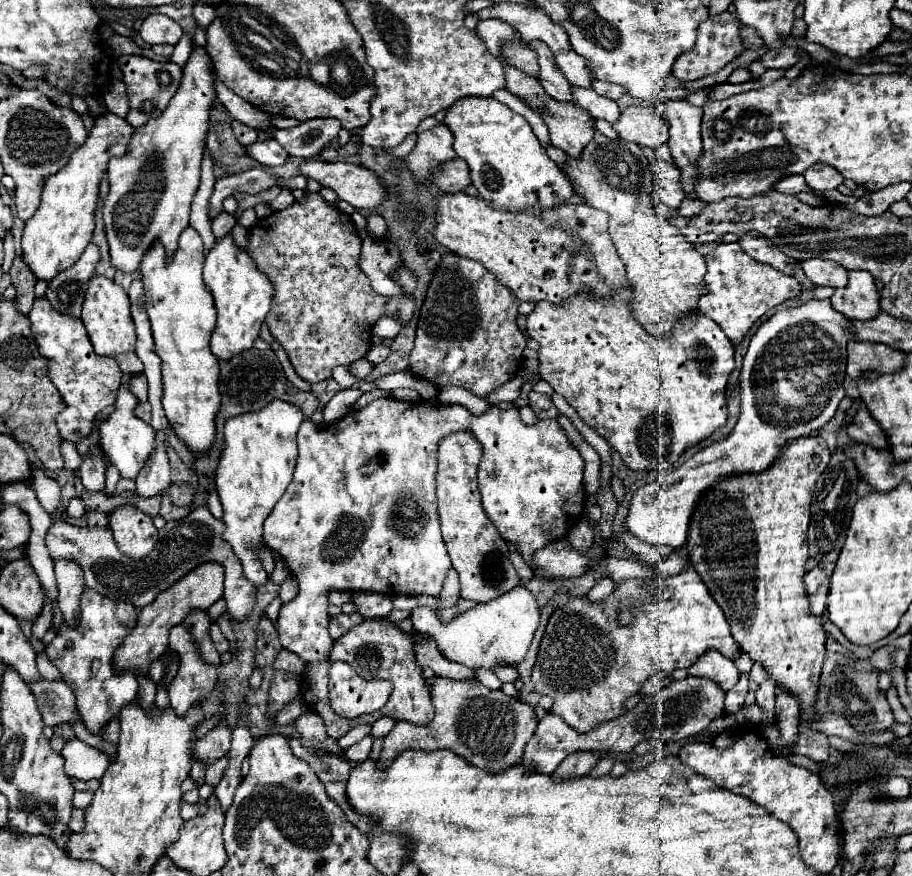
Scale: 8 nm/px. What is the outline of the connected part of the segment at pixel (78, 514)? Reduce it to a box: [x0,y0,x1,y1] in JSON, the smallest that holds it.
[66,498,86,518]

